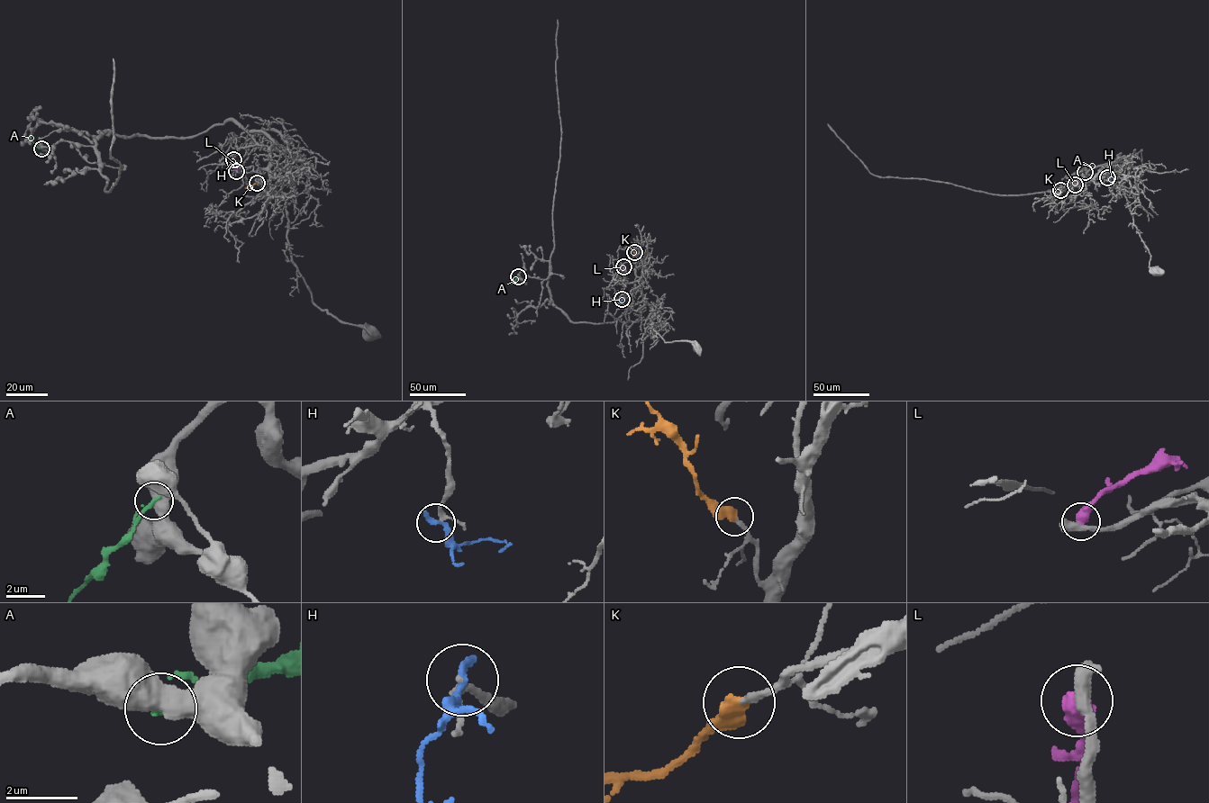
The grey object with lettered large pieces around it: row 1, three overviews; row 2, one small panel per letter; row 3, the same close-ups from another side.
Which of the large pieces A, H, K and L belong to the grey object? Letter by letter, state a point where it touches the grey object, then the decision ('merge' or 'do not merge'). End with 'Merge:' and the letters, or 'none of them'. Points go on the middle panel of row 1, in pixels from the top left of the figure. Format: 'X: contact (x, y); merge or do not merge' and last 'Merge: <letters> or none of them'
A: contact (518, 276); do not merge
H: contact (622, 299); do not merge
K: contact (634, 252); merge
L: contact (623, 266); do not merge
Merge: K

